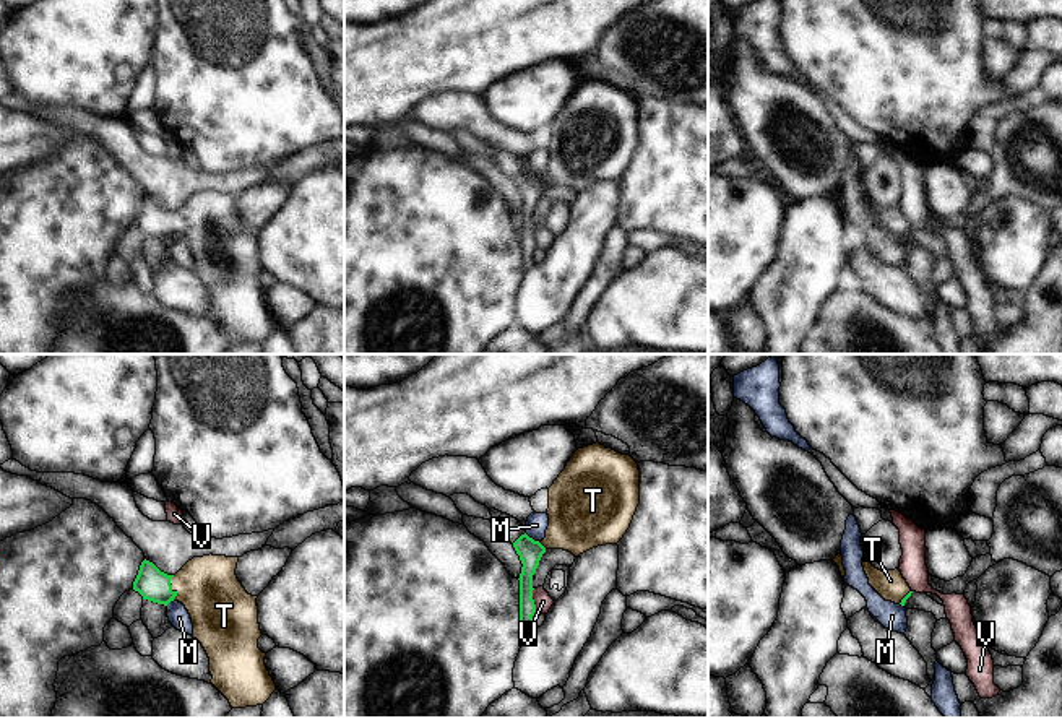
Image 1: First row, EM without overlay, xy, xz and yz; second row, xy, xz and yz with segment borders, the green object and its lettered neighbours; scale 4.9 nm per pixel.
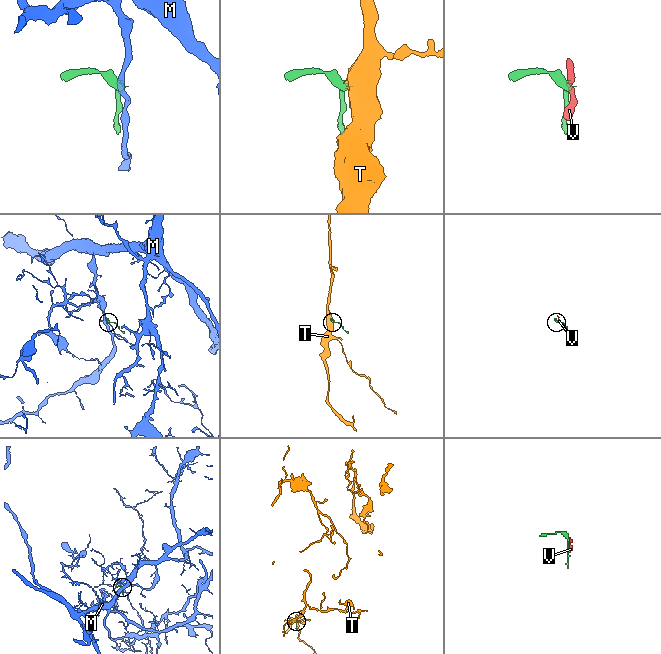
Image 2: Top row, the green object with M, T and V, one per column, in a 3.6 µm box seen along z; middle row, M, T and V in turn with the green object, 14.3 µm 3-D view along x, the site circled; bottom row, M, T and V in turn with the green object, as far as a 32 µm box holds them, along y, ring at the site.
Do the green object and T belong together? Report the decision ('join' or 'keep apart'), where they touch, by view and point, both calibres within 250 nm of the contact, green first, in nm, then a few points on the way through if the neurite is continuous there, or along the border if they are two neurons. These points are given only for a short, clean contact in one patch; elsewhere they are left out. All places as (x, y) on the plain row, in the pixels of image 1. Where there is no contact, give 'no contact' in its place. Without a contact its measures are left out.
join | xy (171, 224) | 160/300 nm | across xy (151, 220), (171, 224), (202, 224), (218, 241)

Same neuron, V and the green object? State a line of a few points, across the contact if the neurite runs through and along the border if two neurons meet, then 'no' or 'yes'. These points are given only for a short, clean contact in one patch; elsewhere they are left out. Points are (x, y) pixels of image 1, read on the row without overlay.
line xz (533, 224), (536, 246); no

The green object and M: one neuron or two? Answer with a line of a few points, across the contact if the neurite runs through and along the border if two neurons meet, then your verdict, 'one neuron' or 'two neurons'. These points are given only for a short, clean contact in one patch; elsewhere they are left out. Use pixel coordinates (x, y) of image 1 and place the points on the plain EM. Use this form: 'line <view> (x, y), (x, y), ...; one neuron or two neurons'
line xz (525, 169), (538, 177); two neurons

